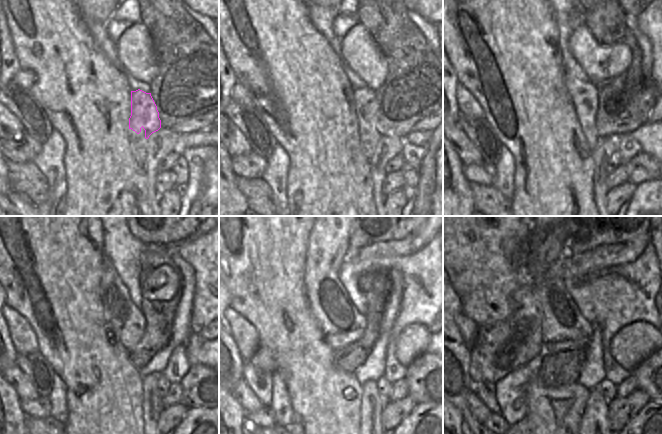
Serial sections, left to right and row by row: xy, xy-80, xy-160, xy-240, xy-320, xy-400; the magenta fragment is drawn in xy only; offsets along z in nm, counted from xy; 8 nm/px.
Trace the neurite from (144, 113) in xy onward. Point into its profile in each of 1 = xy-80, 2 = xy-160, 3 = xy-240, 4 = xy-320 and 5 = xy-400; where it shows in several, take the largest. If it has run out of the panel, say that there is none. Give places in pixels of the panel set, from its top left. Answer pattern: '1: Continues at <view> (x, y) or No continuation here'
1: Continues at xy-80 (365, 100)
2: Continues at xy-160 (584, 96)
3: Continues at xy-240 (119, 310)
4: Continues at xy-320 (342, 324)
5: Continues at xy-400 (564, 328).

